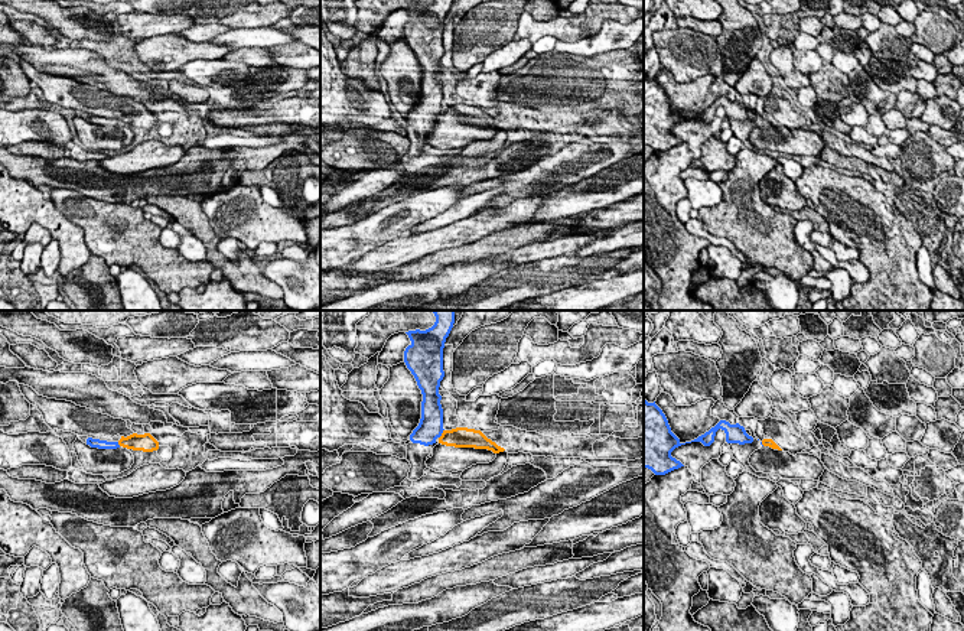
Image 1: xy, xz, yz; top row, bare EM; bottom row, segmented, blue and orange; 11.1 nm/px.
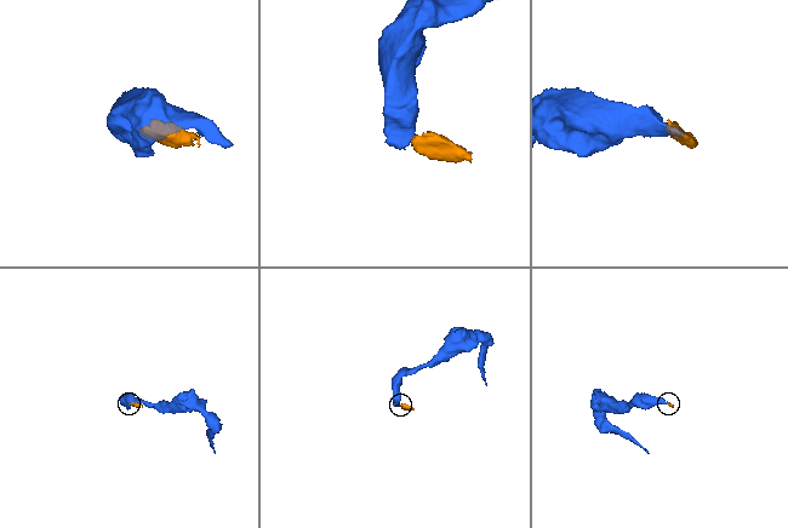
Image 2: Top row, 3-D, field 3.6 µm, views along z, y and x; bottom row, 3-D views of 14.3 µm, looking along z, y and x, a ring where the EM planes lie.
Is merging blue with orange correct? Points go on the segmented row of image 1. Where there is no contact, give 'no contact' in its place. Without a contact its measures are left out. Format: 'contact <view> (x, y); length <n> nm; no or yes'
contact xz (442, 432); length 120 nm; no

